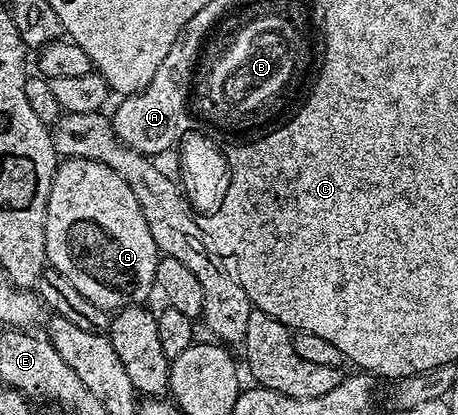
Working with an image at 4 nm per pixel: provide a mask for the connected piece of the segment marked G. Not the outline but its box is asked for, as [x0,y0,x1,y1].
[45,157,161,311]

